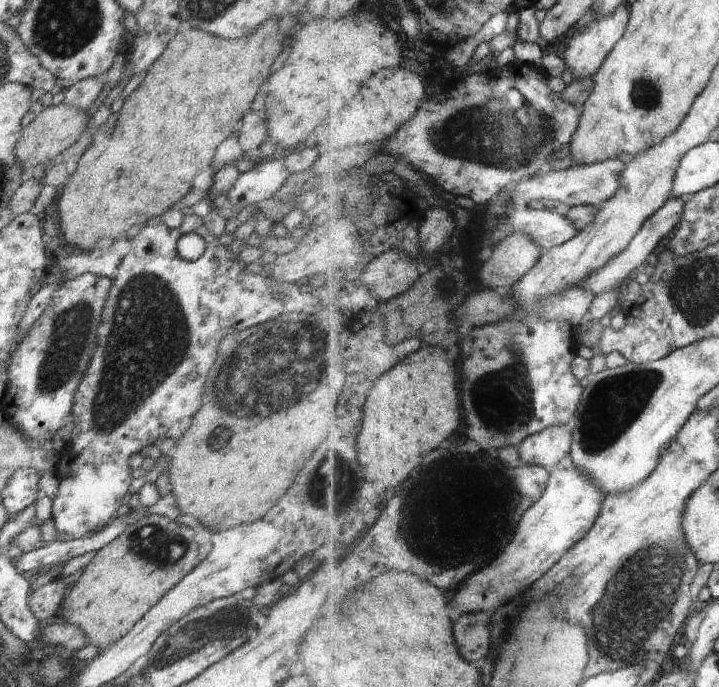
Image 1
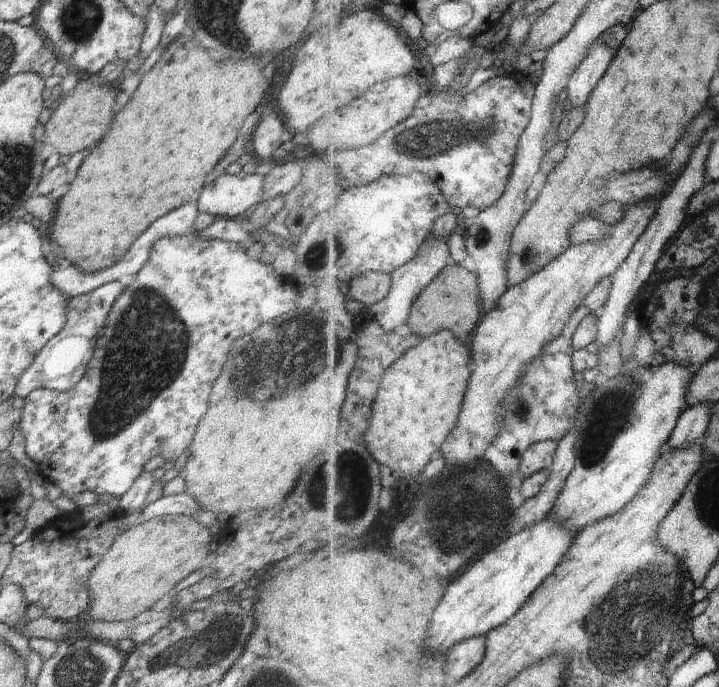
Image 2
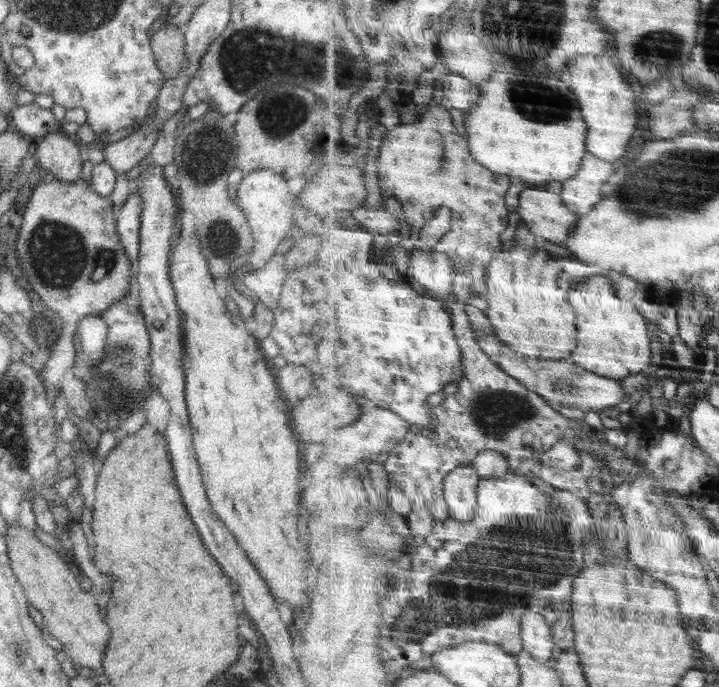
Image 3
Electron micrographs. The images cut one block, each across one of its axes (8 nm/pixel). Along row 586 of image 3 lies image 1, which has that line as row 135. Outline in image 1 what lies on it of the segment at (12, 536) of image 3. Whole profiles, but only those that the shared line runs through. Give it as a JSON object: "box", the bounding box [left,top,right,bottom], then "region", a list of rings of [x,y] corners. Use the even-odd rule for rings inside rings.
{"box":[15,103,90,175],"region":[[[60,103],[59,105],[50,105],[35,116],[34,120],[22,129],[22,136],[16,143],[15,155],[19,160],[21,167],[26,175],[29,175],[32,168],[38,164],[46,164],[48,160],[53,160],[70,148],[86,128],[90,116],[86,111]]]}

